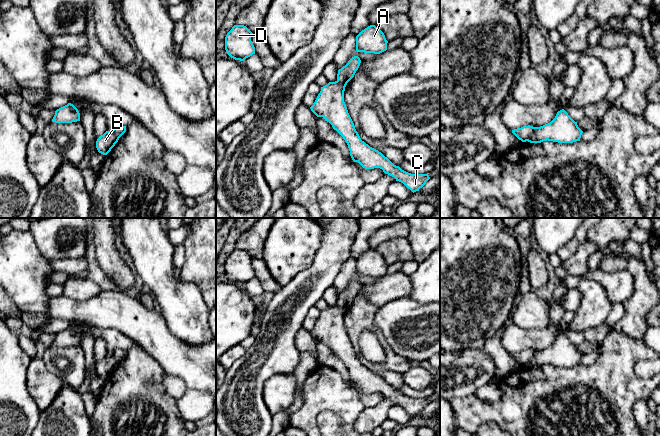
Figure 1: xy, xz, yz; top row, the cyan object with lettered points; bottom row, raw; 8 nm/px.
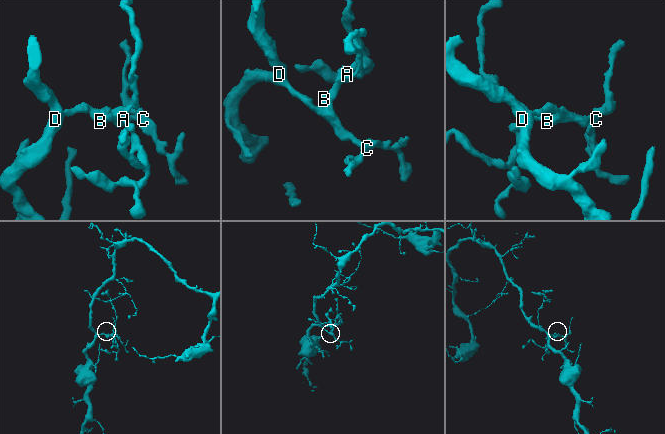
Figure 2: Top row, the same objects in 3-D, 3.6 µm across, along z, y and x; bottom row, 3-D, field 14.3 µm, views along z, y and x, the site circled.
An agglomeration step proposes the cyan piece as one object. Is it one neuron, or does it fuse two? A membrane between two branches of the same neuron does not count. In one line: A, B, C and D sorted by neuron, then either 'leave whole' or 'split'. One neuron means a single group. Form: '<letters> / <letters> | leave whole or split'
A / B C D | split

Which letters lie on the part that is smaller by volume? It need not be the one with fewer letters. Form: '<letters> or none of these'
A

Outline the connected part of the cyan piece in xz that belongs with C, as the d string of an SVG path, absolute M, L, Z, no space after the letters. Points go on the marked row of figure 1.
M337 81L321 87L315 102L310 107L317 117L329 122L348 145L350 156L365 169L380 168L403 183L413 193L419 191L430 179L427 174L411 174L394 165L378 150L361 140L344 102L345 87Z

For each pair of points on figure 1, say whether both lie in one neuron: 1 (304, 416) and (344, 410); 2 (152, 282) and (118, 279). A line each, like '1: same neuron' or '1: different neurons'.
1: same neuron
2: different neurons

